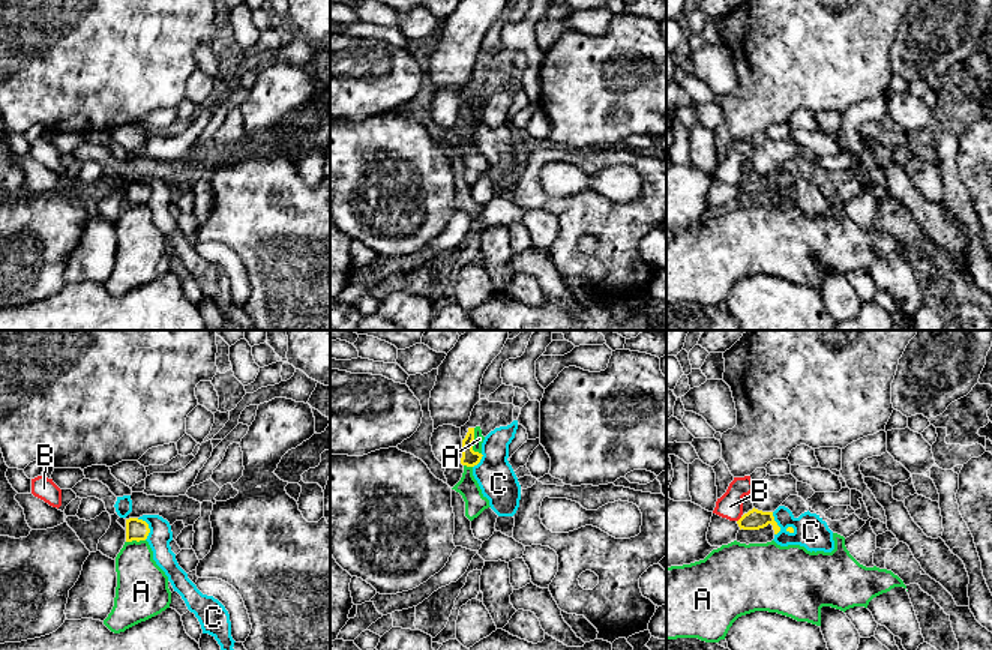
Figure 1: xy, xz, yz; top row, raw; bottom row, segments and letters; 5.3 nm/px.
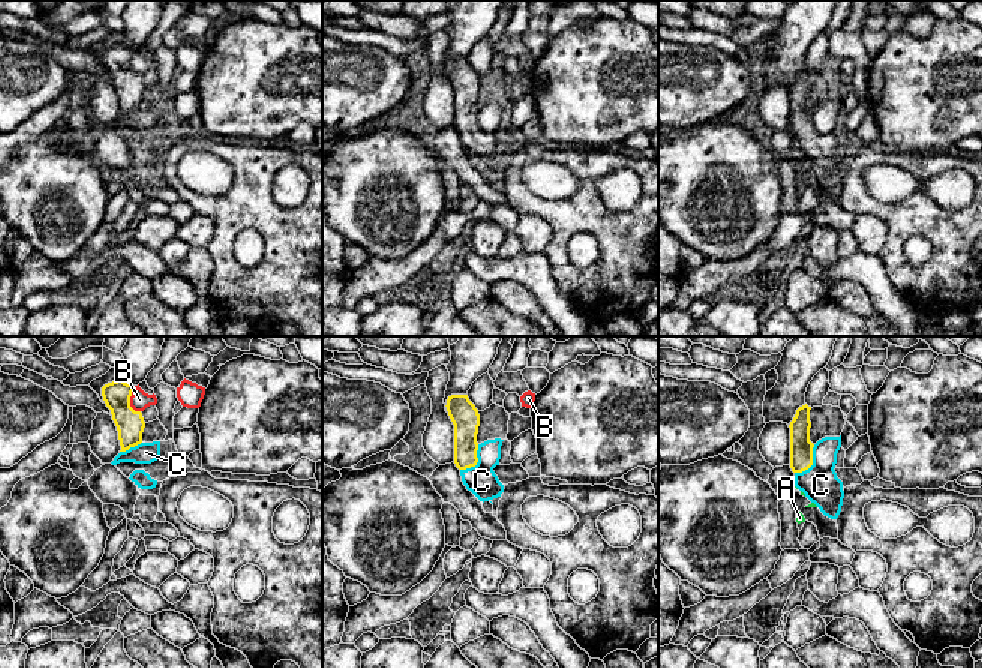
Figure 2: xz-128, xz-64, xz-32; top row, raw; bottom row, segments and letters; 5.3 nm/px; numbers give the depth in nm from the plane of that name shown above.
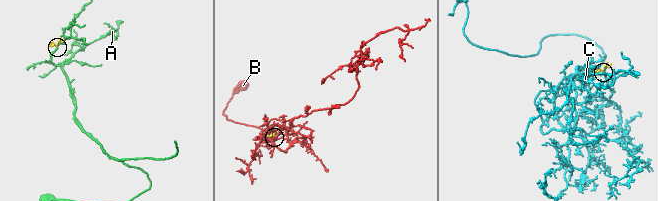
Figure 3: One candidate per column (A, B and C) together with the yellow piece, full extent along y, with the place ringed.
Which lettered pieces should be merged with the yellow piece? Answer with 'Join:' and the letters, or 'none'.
Join: C

